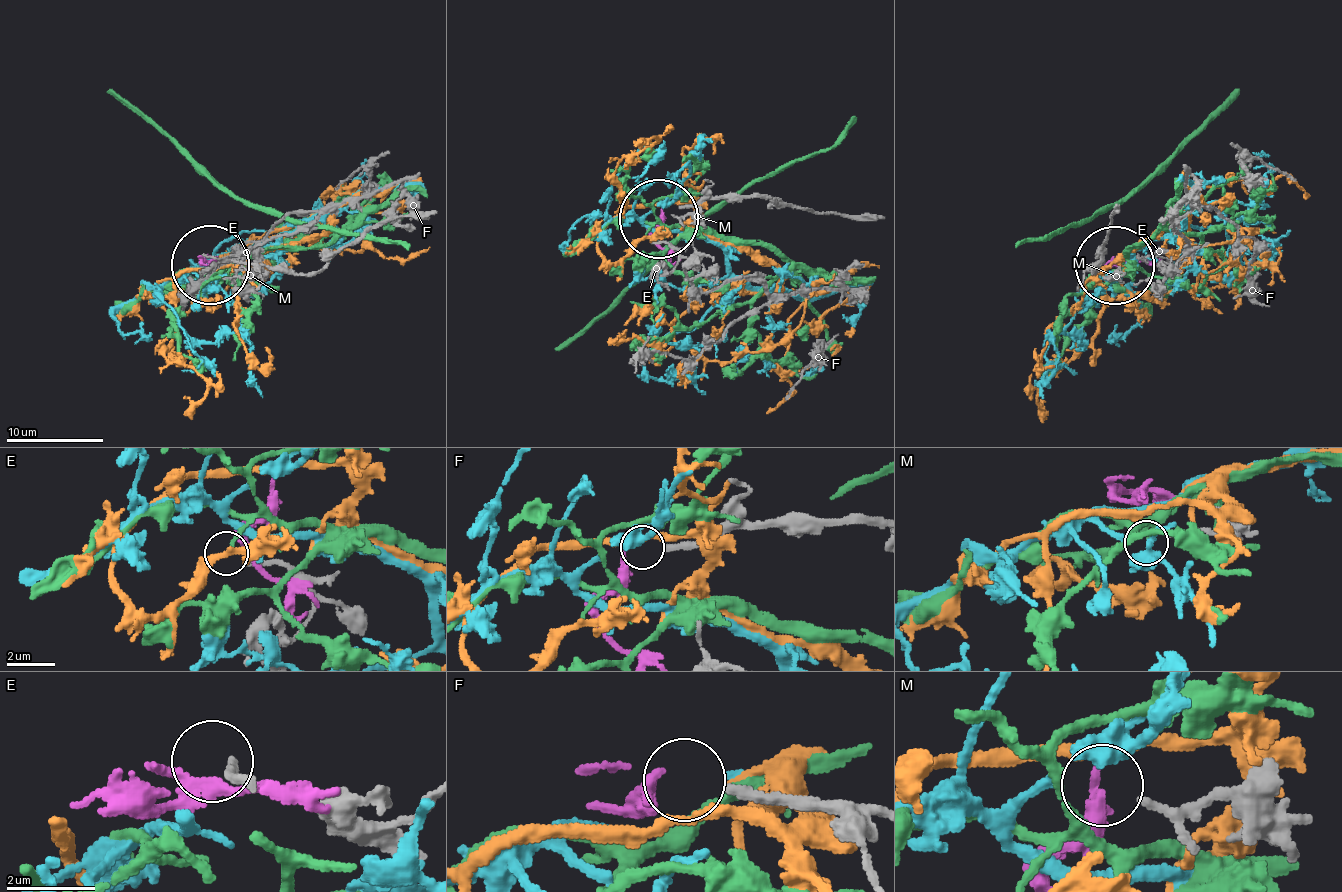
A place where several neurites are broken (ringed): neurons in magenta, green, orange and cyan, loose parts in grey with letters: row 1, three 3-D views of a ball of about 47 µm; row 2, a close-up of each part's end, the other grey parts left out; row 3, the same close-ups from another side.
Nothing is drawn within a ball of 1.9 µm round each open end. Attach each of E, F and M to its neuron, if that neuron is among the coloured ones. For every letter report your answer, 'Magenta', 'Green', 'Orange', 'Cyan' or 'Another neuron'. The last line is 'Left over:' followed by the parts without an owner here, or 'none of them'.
E: Another neuron
F: Another neuron
M: Cyan
Left over: E, F

